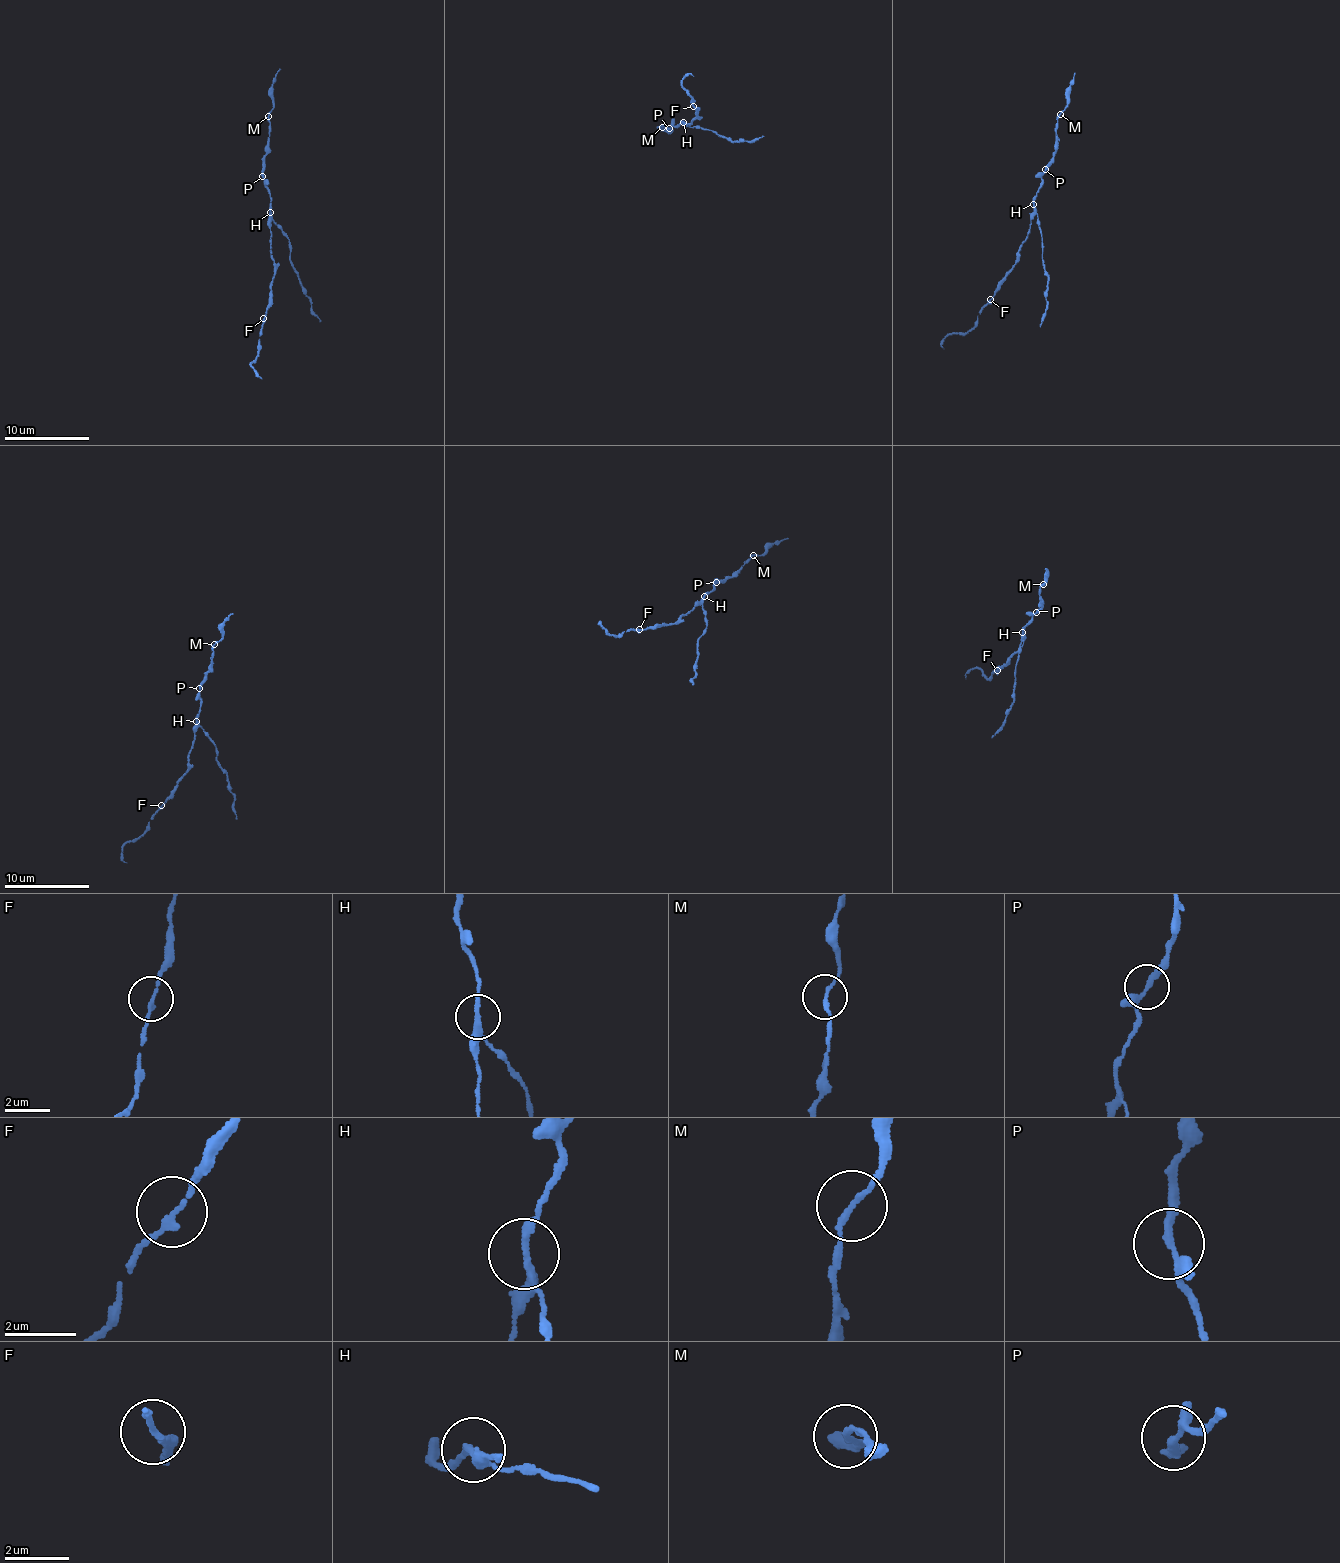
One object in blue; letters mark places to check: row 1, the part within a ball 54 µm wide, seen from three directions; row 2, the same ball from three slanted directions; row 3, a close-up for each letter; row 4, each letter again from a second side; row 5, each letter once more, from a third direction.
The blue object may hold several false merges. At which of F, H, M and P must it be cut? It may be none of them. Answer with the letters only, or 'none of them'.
H, M

